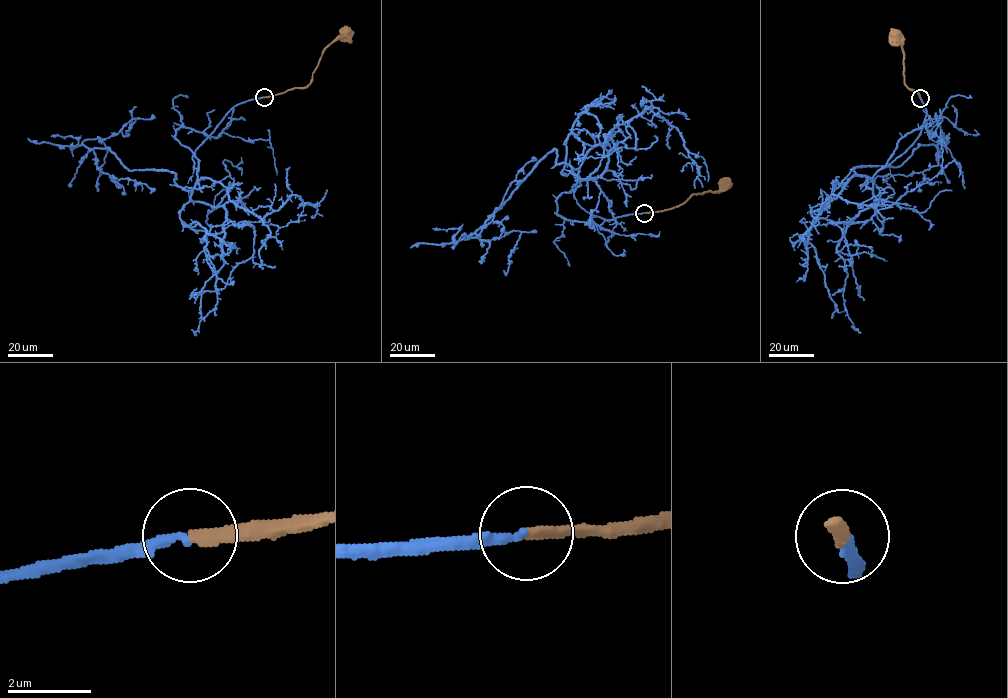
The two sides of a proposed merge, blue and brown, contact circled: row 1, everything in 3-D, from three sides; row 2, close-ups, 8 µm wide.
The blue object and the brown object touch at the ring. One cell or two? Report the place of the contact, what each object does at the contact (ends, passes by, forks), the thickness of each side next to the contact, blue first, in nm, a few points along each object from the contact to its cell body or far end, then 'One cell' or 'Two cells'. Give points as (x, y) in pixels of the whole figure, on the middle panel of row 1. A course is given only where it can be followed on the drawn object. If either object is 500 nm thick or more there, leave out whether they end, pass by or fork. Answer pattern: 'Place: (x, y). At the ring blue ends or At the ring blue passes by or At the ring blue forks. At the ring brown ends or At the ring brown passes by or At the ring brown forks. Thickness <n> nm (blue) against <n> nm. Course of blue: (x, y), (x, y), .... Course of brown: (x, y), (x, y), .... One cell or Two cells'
Place: (644, 213). At the ring blue ends. At the ring brown ends. Thickness 240 nm (blue) against 260 nm. Course of blue: (644, 212), (587, 212), (573, 195), (578, 169), (557, 163), (552, 150), (464, 238), (519, 231), (503, 270). Course of brown: (645, 212), (679, 207), (691, 195), (718, 191), (724, 184). One cell

